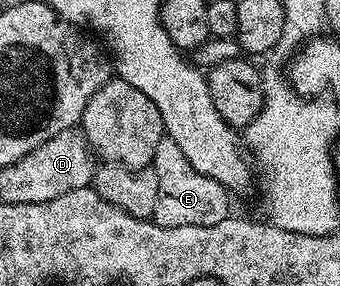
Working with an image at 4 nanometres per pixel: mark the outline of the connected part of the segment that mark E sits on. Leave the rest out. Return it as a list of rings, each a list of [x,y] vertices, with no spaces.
[[[164,137],[157,145],[153,164],[159,184],[157,185],[157,209],[153,222],[162,227],[180,227],[181,225],[217,225],[232,214],[232,196],[213,177],[197,173],[189,163],[189,157],[181,153],[177,141]]]

